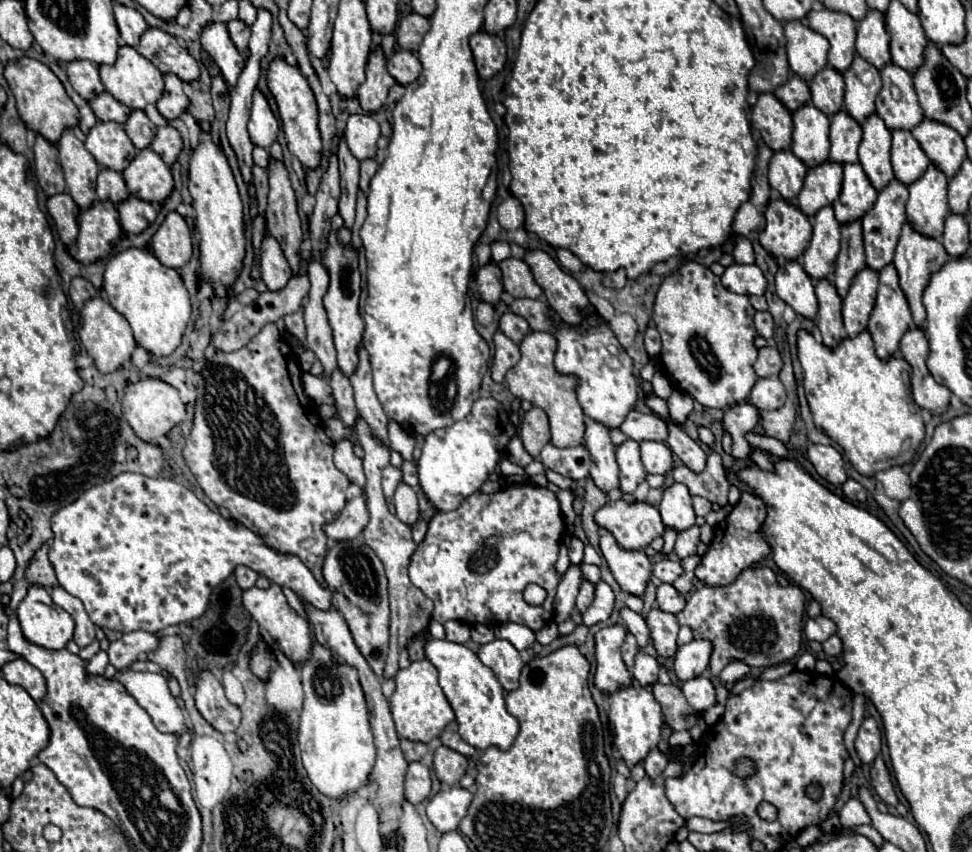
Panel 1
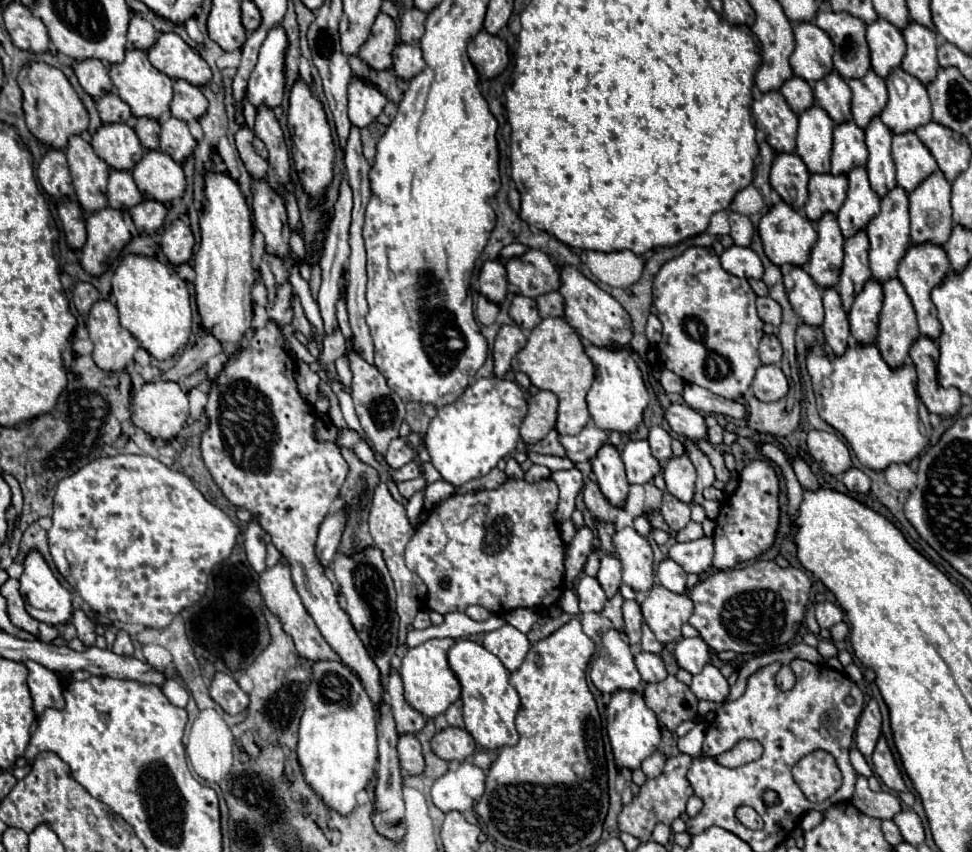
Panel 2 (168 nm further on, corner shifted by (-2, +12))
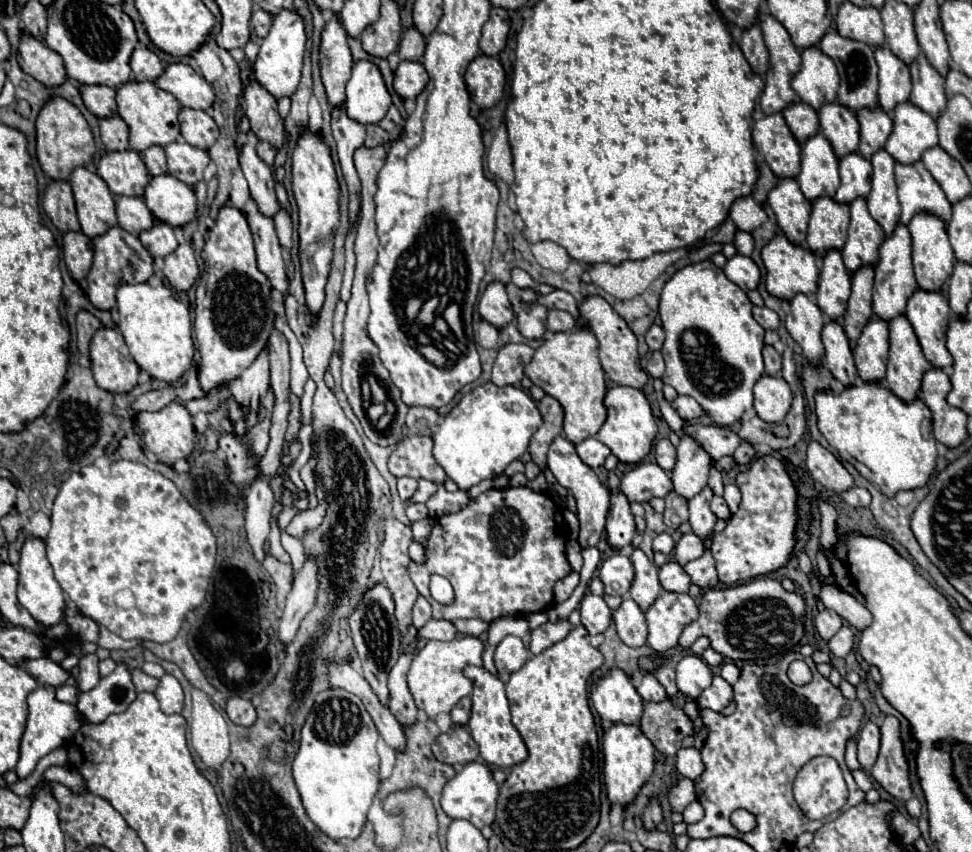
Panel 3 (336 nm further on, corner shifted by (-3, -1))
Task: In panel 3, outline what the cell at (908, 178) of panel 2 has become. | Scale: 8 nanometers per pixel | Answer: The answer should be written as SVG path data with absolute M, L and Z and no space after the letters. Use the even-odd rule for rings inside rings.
M922 160L914 164L896 162L896 184L898 184L898 200L902 206L900 220L904 220L904 224L908 224L910 218L920 210L936 214L944 222L950 220L952 206L940 184L926 170Z

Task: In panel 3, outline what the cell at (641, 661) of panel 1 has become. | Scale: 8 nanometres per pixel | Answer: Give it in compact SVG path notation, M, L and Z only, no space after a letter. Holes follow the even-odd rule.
M644 674L642 682L638 686L638 694L642 696L644 702L660 702L660 700L668 698L664 686L652 674Z

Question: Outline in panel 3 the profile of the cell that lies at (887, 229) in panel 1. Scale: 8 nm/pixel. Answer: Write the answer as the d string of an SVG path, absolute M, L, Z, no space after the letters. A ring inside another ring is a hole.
M898 222L892 236L886 236L884 242L880 244L874 272L876 272L874 300L872 300L874 314L880 316L882 320L892 320L892 316L904 314L906 300L918 288L918 284L914 280L914 270L912 270L912 238L910 238L908 228L902 222Z

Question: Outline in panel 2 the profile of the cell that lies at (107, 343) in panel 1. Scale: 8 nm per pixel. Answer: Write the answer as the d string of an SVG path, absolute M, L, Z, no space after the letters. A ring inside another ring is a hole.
M101 299L91 307L87 317L89 339L93 341L93 359L99 369L125 371L139 349L137 339L121 327L117 307L109 299Z

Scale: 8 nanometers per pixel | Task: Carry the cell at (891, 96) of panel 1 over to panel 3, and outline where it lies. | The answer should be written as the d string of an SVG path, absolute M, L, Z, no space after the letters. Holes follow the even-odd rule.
M900 102L892 112L892 120L894 130L888 136L884 148L894 160L902 164L912 164L920 160L926 148L938 144L934 118L912 102Z

